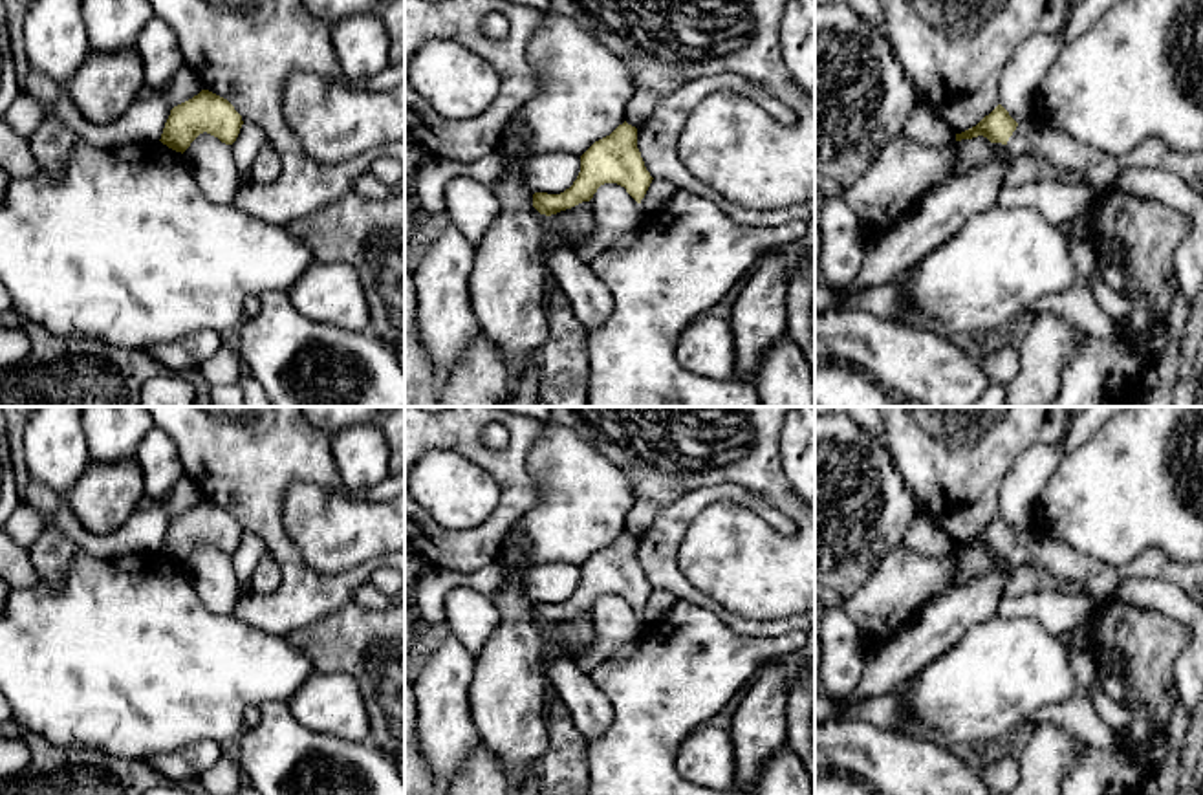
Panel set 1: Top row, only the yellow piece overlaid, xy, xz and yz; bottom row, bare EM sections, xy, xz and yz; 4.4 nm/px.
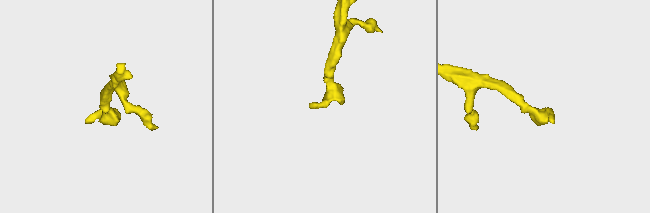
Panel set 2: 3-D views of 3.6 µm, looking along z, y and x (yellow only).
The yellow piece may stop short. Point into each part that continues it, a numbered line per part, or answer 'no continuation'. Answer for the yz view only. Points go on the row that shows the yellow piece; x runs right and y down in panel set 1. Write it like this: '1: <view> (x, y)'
1: yz (1040, 140)

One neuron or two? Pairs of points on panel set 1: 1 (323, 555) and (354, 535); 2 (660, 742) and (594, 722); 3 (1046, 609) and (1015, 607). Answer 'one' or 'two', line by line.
1: one
2: two
3: one

